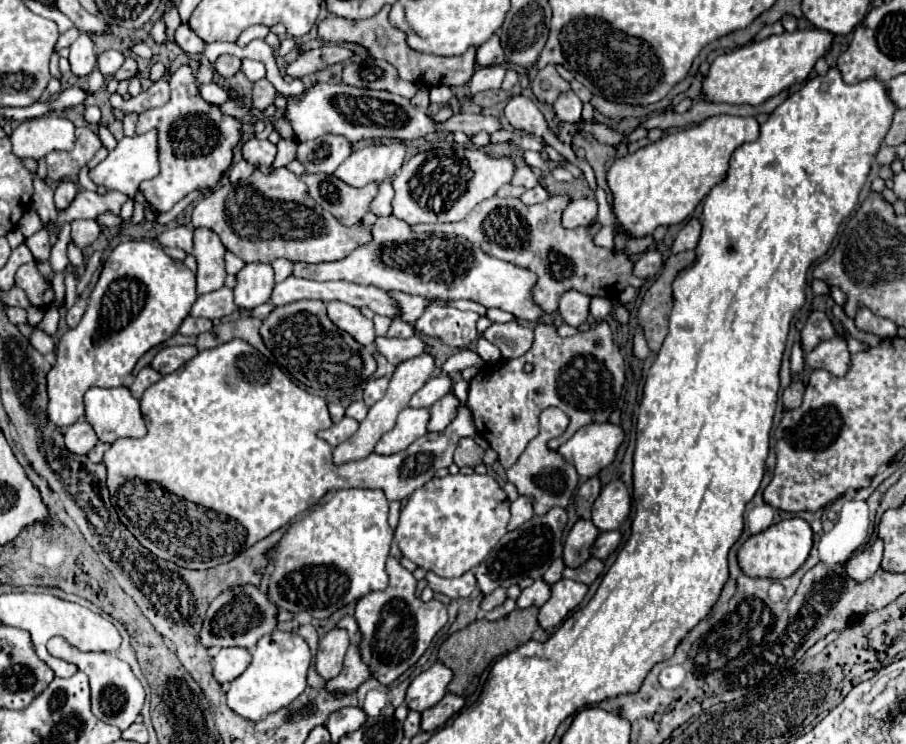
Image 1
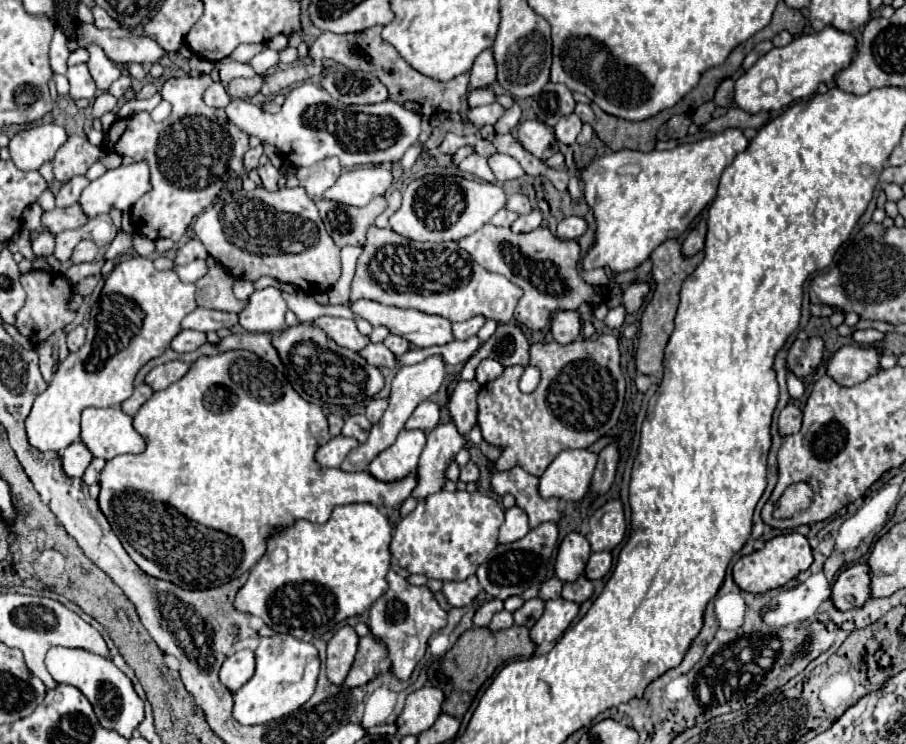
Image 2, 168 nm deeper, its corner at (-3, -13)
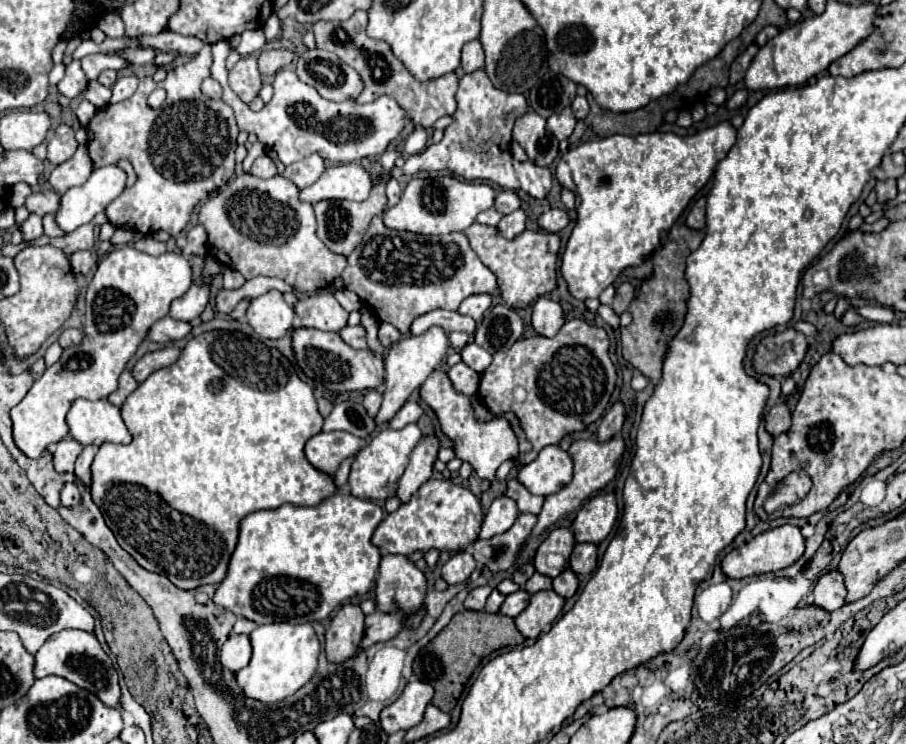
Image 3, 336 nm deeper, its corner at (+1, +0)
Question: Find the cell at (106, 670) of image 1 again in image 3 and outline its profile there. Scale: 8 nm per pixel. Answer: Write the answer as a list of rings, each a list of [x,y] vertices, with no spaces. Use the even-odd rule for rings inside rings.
[[[82,630],[56,632],[44,642],[44,646],[38,650],[38,654],[34,658],[36,658],[36,666],[34,666],[36,678],[44,678],[50,674],[62,676],[62,678],[74,682],[76,686],[92,692],[94,696],[98,696],[104,706],[110,706],[110,708],[120,706],[122,692],[120,692],[120,684],[118,684],[118,672],[94,634],[88,634]]]

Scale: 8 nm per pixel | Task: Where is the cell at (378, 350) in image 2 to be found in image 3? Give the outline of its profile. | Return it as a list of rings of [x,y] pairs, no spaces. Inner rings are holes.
[[[358,324],[358,326],[346,326],[344,330],[340,330],[340,336],[352,348],[362,348],[362,350],[368,348],[368,344],[366,344],[366,328],[362,324]]]

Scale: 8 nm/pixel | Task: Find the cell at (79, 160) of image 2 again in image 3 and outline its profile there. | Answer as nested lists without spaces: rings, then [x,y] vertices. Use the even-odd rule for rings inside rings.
[[[60,124],[56,130],[50,132],[48,136],[48,160],[58,166],[66,160],[70,160],[78,148],[78,142],[74,138],[74,128]]]

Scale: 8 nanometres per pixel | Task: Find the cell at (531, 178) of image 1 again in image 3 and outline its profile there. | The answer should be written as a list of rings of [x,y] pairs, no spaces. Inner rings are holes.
[[[502,190],[498,196],[496,196],[496,210],[498,212],[502,212],[502,214],[510,214],[510,212],[514,212],[514,210],[518,210],[520,208],[520,198],[518,198],[518,194],[514,192],[514,190]]]

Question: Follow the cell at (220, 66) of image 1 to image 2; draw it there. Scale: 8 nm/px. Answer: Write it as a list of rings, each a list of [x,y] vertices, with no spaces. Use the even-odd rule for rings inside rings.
[[[260,75],[252,77],[252,79],[232,79],[230,85],[228,85],[228,95],[232,99],[246,99],[246,97],[250,99],[260,91],[262,83],[264,81],[262,81]]]

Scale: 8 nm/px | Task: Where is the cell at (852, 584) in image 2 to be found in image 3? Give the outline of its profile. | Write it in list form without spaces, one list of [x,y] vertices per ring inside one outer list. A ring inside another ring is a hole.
[[[830,570],[822,574],[814,586],[814,604],[832,612],[846,604],[844,574],[840,570]]]

